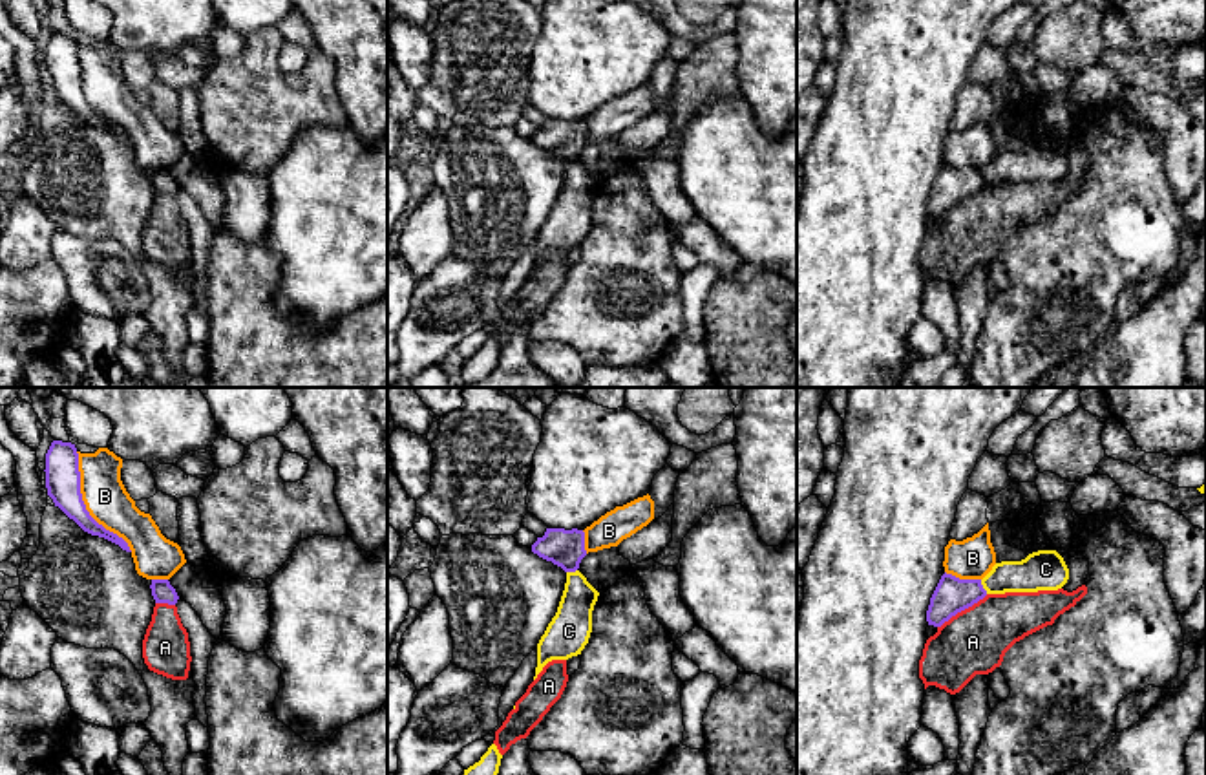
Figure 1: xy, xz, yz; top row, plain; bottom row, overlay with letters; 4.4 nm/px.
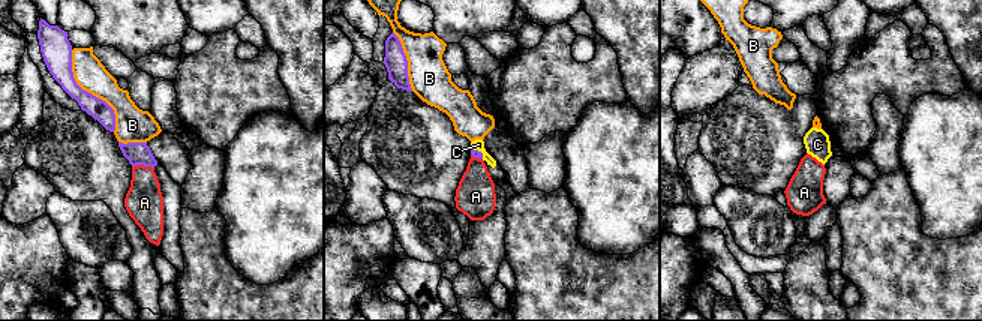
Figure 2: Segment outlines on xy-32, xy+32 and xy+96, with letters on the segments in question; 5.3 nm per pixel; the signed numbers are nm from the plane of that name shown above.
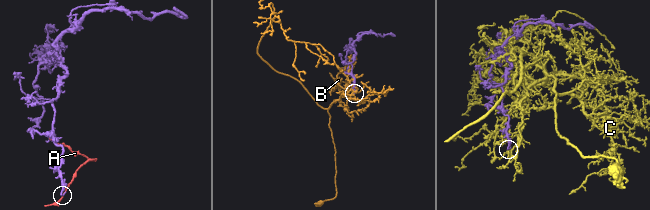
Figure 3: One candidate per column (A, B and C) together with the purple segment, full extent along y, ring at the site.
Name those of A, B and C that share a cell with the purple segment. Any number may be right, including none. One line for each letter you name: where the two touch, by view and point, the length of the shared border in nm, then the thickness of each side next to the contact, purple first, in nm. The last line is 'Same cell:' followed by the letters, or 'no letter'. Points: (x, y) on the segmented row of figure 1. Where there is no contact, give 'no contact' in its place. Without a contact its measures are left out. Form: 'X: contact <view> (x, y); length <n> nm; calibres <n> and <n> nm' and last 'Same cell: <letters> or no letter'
Same cell: no letter

